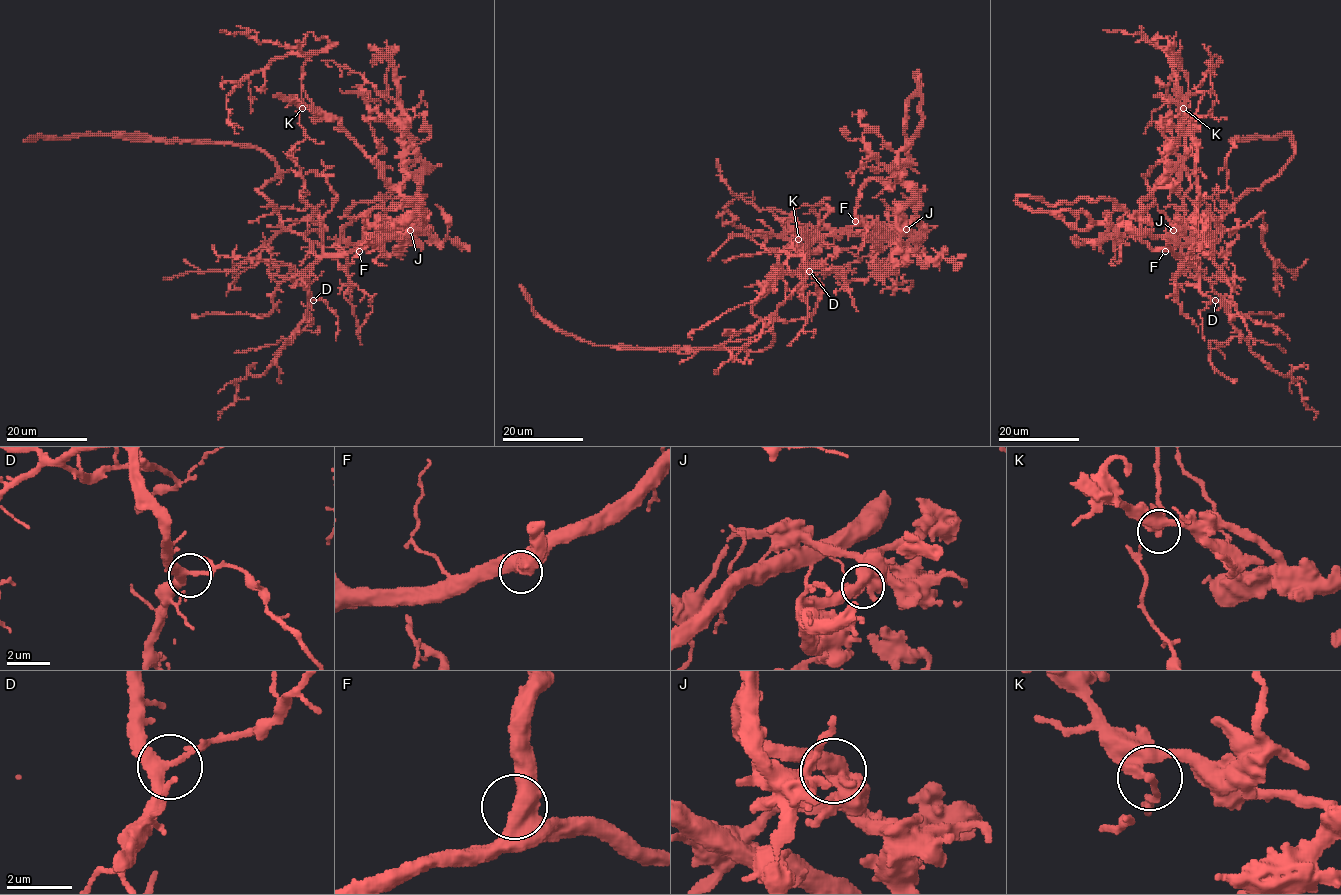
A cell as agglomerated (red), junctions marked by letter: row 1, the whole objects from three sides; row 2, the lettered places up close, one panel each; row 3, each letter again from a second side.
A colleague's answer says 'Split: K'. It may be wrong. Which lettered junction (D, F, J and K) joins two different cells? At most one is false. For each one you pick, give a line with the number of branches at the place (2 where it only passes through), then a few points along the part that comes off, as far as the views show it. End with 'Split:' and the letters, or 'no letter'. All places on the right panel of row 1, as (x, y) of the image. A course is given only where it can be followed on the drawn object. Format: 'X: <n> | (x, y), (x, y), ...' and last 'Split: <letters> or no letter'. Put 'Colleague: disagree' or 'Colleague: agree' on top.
Colleague: disagree
Split: no letter

